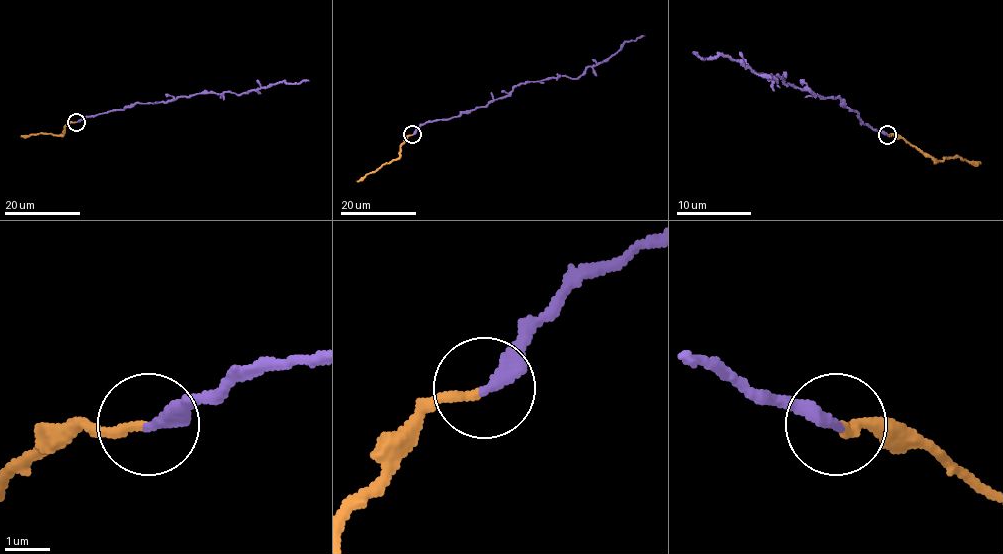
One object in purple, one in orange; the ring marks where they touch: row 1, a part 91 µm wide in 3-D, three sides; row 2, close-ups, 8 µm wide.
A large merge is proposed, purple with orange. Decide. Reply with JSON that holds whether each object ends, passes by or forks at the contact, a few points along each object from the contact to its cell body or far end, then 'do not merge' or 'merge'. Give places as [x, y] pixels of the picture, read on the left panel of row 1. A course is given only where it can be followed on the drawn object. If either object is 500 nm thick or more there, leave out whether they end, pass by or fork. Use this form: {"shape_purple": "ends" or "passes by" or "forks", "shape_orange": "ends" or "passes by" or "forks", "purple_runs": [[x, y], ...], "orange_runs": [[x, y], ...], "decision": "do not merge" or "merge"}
{"shape_purple": "ends", "shape_orange": "ends", "purple_runs": [[77, 121], [122, 110], [137, 102], [171, 101], [201, 93], [242, 94], [279, 82], [299, 83], [308, 80]], "orange_runs": [[77, 121], [69, 122], [62, 134], [21, 136]], "decision": "do not merge"}

